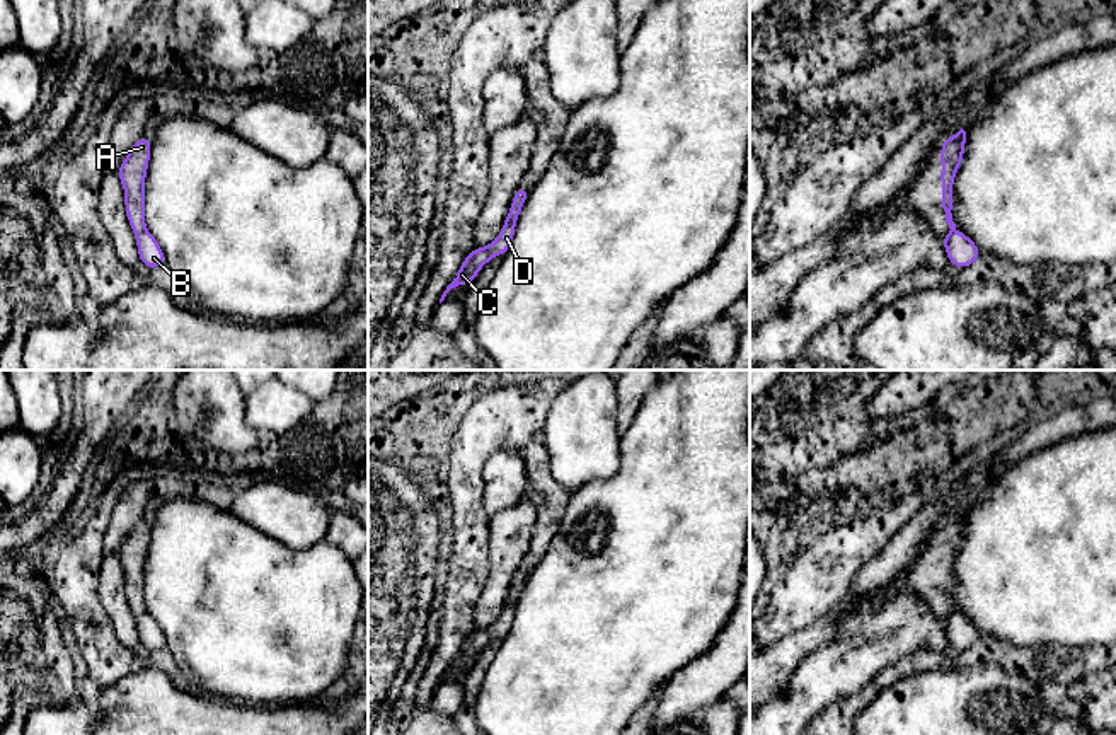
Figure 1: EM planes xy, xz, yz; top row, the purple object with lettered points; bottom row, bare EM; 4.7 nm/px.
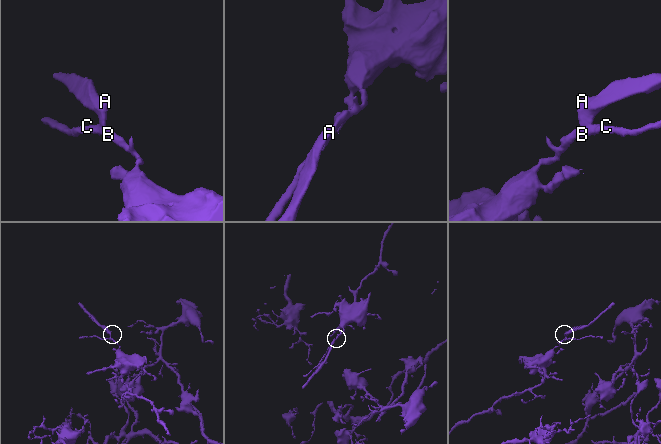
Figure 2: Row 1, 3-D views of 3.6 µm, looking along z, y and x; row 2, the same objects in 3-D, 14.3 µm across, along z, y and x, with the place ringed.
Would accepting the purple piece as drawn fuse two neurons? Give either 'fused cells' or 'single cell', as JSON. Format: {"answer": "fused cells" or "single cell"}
{"answer": "fused cells"}

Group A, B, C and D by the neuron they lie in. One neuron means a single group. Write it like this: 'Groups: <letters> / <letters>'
Groups: A / B C D

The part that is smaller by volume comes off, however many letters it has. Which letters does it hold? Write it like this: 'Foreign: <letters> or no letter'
Foreign: A

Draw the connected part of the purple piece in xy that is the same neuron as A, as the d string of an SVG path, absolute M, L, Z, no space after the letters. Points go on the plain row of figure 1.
M150 517L140 518L118 551L124 570L124 590L135 616L147 612L145 605L145 559L152 535Z

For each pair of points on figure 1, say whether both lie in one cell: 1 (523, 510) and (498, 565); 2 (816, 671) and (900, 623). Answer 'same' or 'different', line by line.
1: same
2: same

